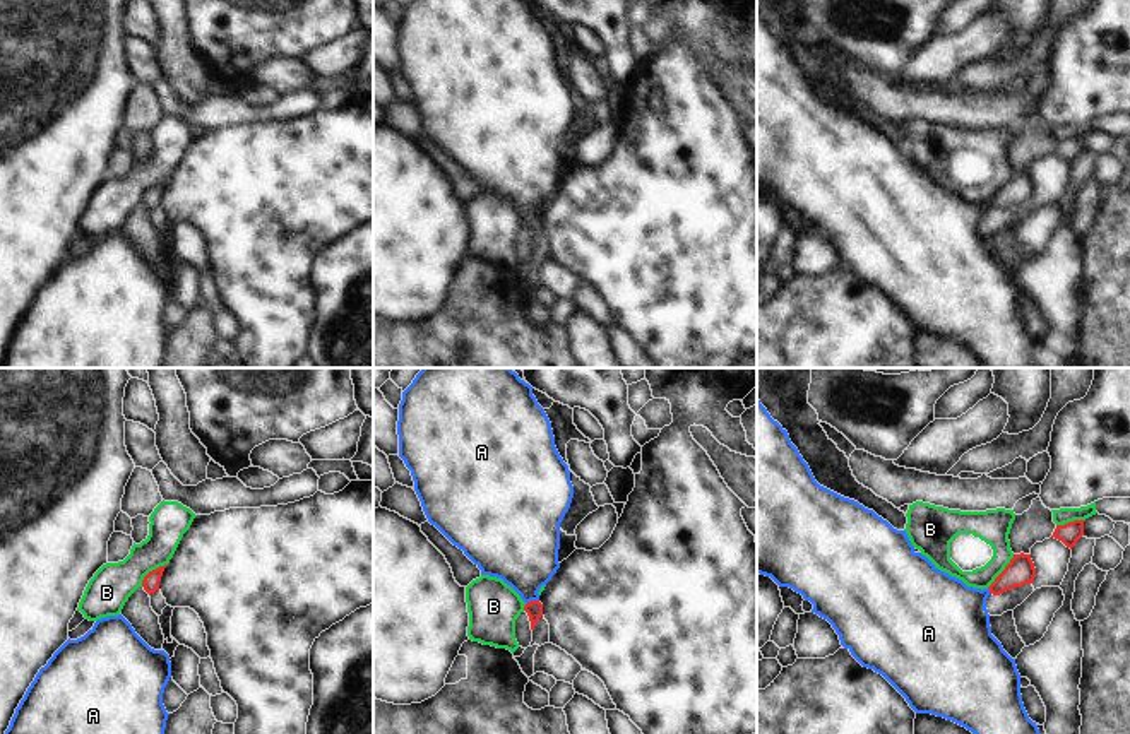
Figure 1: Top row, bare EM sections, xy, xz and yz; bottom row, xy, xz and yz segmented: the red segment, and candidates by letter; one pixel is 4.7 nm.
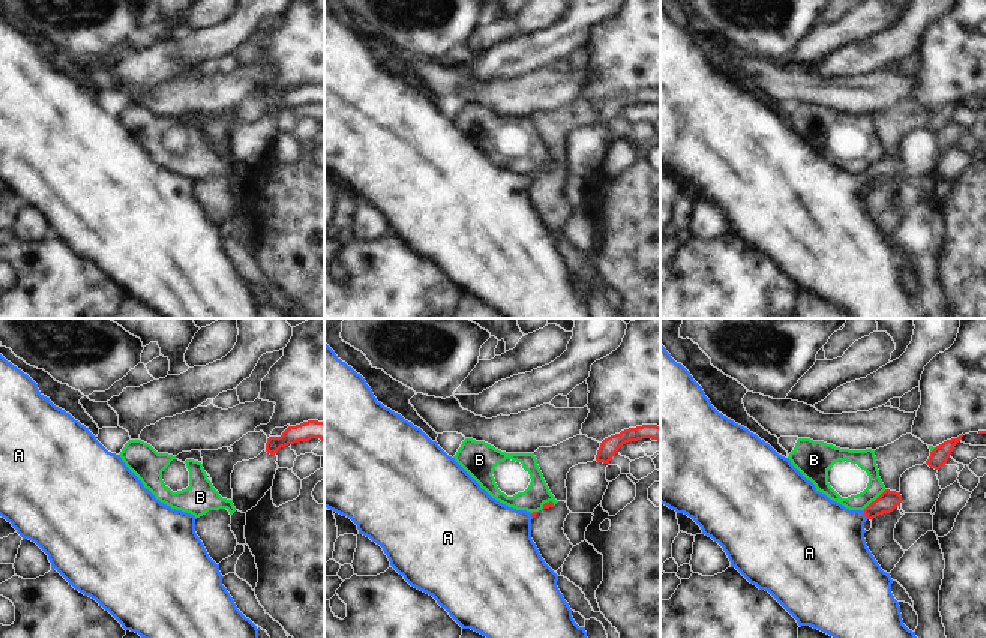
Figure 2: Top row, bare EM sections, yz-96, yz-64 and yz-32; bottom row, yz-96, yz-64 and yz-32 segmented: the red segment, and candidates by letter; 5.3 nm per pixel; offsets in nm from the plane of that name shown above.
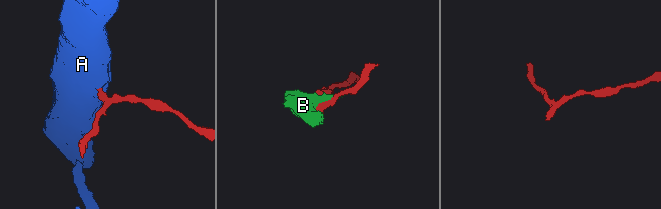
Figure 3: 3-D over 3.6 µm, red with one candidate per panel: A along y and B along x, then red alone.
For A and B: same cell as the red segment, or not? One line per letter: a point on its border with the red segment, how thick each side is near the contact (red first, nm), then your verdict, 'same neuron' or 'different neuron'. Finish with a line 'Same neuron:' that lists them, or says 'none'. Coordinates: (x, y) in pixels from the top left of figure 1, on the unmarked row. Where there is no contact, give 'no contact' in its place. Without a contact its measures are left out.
A: xz (531, 218) | 80/340 nm | same neuron
B: yz (1002, 189) | 130/160 nm | different neuron
Same neuron: A

